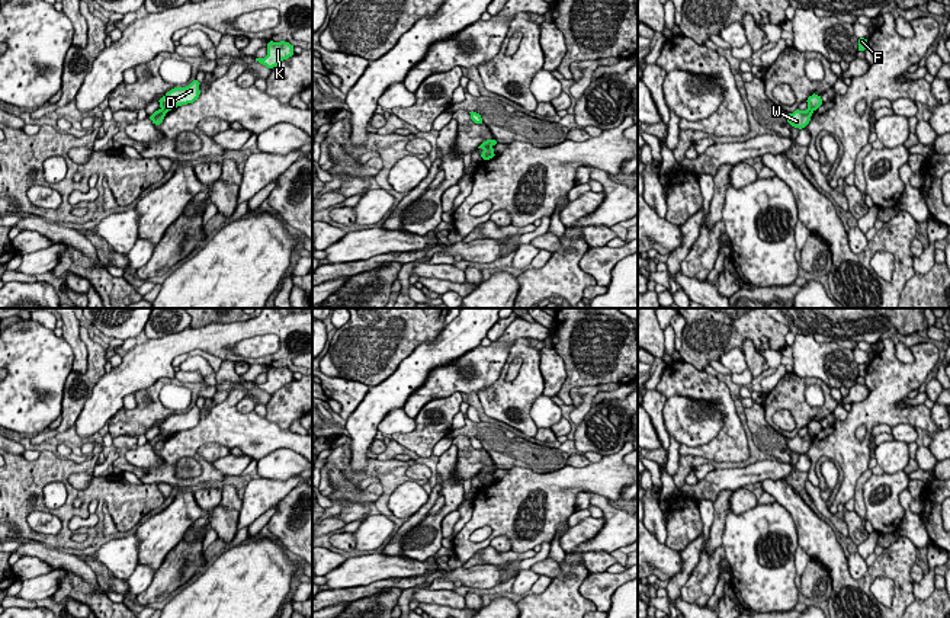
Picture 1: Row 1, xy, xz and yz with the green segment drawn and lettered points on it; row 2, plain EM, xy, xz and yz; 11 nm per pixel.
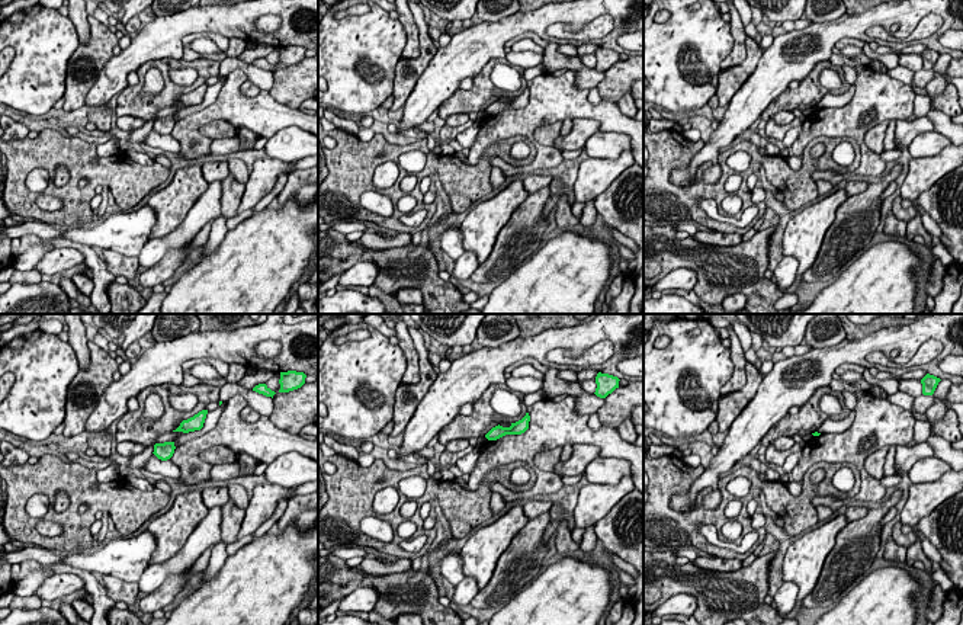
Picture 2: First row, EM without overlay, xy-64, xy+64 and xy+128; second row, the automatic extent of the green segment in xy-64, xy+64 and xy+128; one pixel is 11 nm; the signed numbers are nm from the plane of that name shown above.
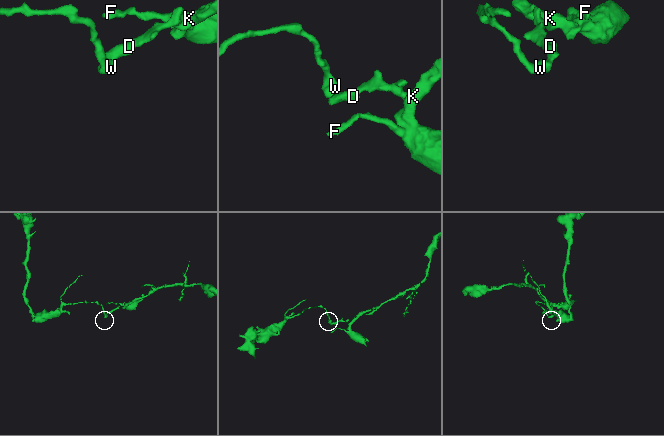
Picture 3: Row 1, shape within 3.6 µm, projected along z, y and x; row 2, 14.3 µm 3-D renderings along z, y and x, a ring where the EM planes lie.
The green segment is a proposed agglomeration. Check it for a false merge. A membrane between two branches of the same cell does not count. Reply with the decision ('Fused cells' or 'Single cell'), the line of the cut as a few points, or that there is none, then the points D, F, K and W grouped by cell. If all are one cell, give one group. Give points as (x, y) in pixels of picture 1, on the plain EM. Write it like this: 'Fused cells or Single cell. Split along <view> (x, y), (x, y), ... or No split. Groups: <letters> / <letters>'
Fused cells. Split along xy (161, 434), (167, 436). Groups: D F K / W

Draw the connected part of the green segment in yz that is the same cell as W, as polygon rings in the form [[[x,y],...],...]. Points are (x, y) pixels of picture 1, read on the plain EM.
[[[797,435],[793,439],[789,439],[787,448],[795,454],[802,455],[809,449],[812,439],[813,439],[813,436],[811,436],[811,435],[806,435],[806,436]]]

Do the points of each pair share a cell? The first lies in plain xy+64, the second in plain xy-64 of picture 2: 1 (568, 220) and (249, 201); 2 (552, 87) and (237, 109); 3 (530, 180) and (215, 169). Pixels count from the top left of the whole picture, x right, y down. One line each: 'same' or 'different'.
1: different
2: same
3: same

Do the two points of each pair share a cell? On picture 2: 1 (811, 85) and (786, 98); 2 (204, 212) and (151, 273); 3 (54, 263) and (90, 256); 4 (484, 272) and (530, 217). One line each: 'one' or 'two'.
1: one
2: two
3: two
4: one

